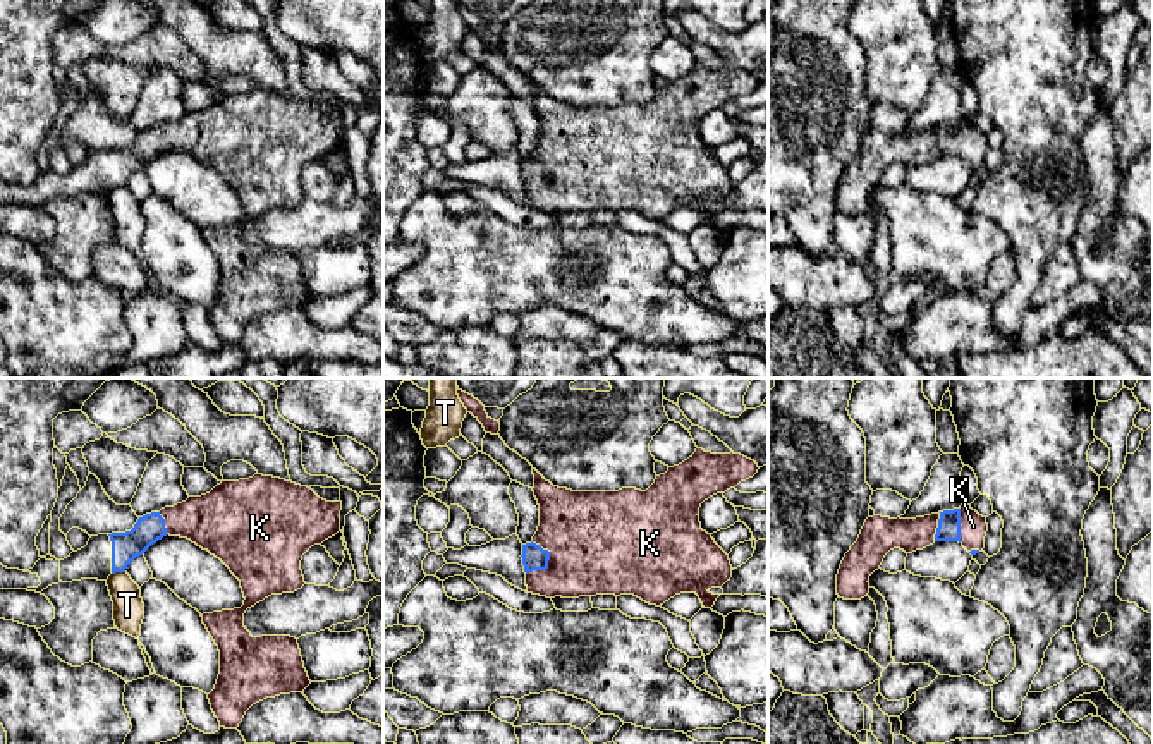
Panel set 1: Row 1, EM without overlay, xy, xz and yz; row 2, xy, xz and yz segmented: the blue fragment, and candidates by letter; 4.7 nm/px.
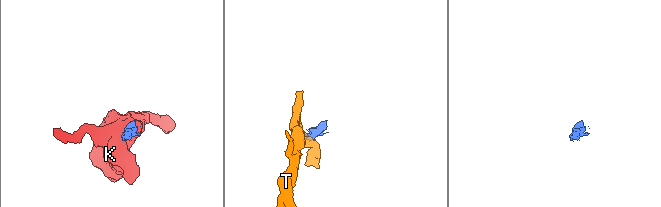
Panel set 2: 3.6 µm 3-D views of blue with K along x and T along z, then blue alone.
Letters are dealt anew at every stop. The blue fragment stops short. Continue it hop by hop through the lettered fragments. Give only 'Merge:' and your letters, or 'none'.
Merge: K

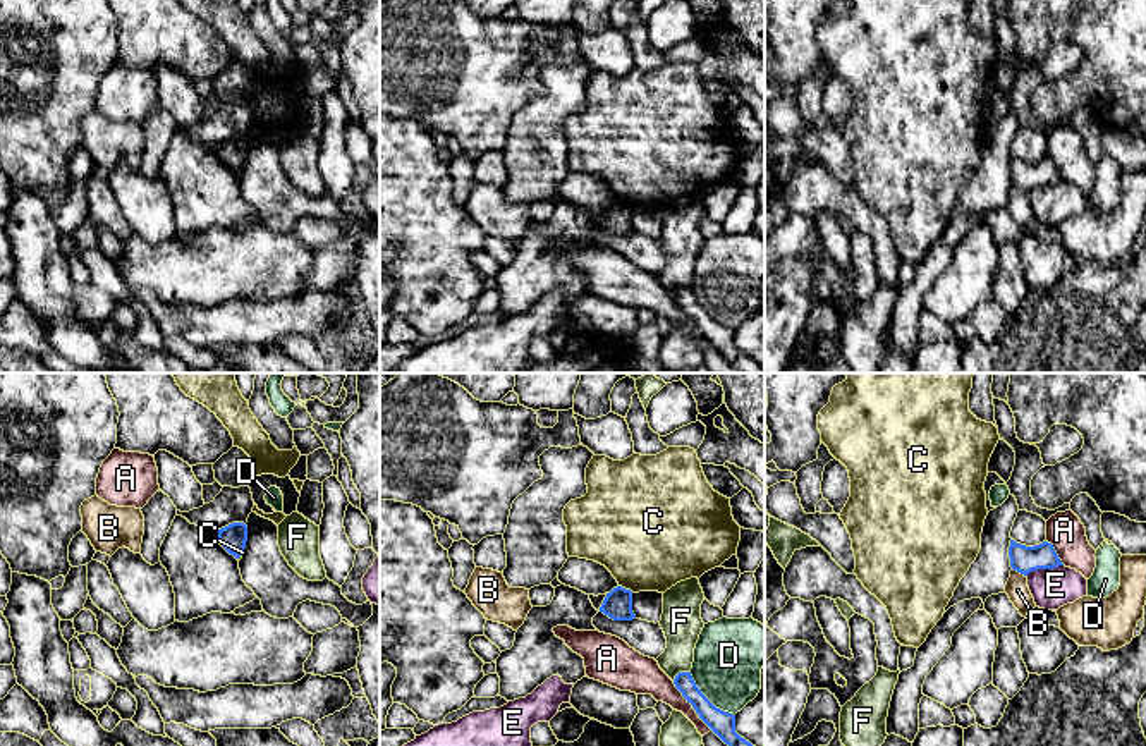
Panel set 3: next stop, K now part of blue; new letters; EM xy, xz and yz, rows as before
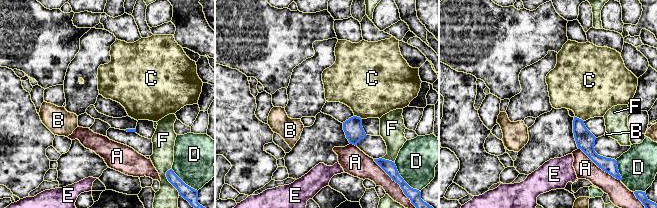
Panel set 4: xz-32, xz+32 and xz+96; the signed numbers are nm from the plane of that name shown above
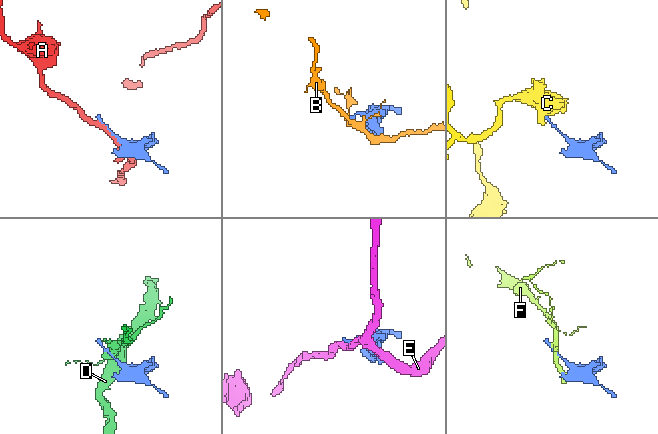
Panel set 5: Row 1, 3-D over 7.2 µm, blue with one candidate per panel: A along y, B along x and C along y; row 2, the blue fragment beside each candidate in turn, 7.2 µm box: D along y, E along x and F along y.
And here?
Merge: none

